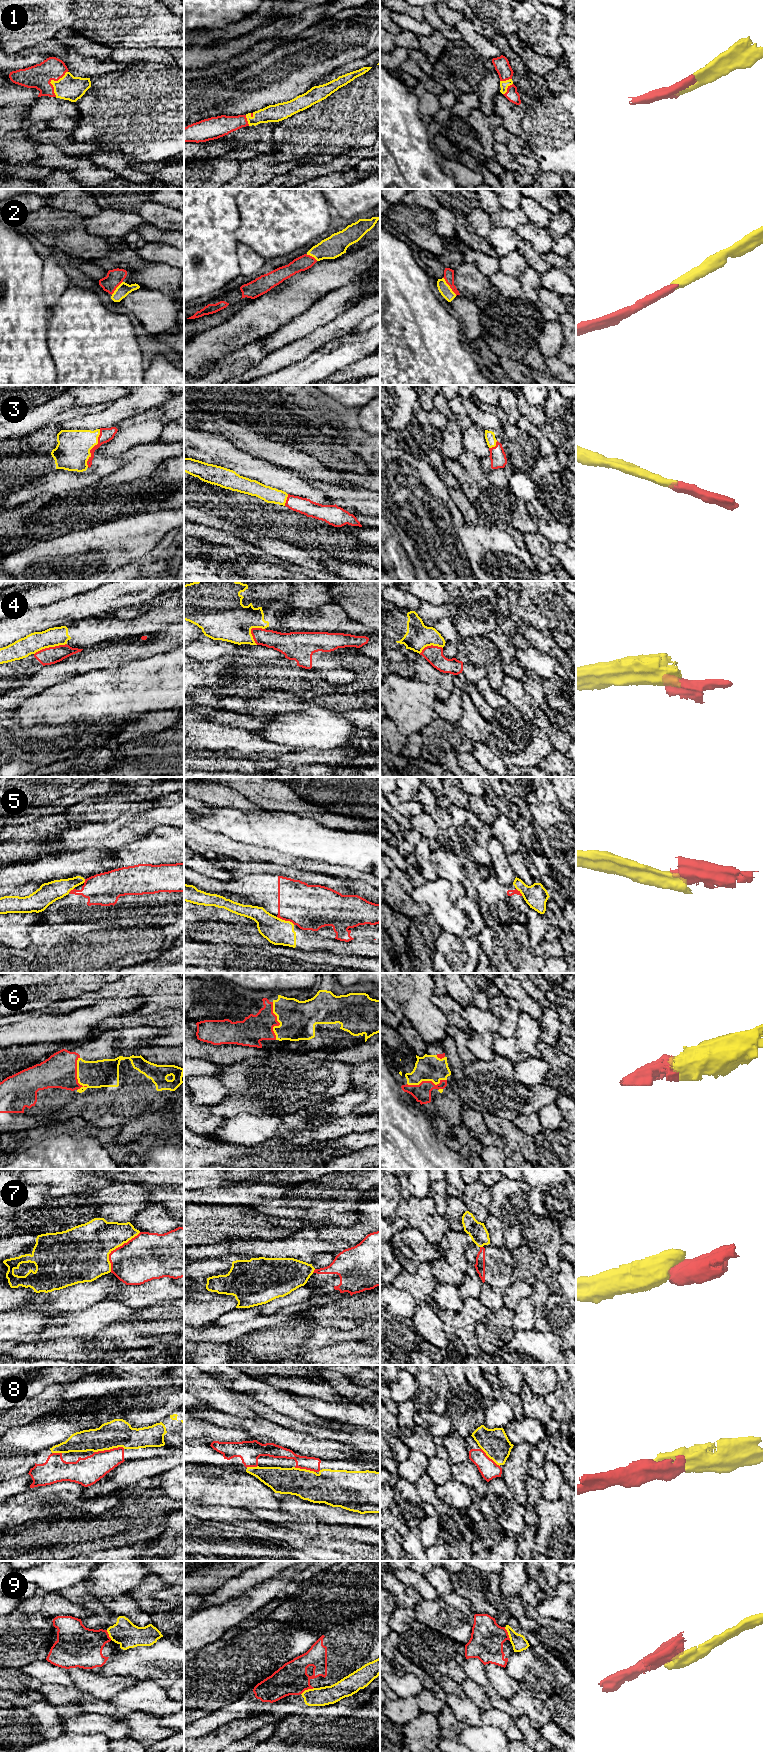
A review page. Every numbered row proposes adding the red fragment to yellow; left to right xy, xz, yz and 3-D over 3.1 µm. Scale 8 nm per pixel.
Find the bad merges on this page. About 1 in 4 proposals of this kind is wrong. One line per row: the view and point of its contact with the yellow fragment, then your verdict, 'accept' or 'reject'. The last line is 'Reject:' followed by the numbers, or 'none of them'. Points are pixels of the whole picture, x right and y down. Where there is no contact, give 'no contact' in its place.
1: xy (51, 81) | accept
2: yz (449, 286) | accept
3: xy (92, 447) | accept
4: xy (50, 646) | reject
5: xz (286, 921) | reject
6: xy (77, 1074) | accept
7: xy (116, 1247) | reject
8: xy (109, 1449) | accept
9: yz (508, 1634) | reject
Reject: 4, 5, 7, 9

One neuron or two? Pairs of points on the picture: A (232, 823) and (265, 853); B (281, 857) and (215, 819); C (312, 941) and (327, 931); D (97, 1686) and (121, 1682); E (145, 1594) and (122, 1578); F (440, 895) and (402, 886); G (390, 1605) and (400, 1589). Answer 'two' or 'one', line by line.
A: two
B: two
C: two
D: one
E: two
F: two
G: two

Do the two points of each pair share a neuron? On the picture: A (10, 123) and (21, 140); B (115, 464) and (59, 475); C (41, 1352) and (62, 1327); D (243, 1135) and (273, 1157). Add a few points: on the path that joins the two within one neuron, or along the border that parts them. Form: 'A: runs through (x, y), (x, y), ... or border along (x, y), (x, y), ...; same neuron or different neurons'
A: border along (24, 128), (19, 131), (10, 132); different neurons
B: runs through (101, 467), (87, 478), (73, 478); same neuron
C: border along (72, 1326), (72, 1333), (68, 1336), (36, 1340); different neurons
D: border along (259, 1144), (252, 1146), (233, 1145); different neurons

